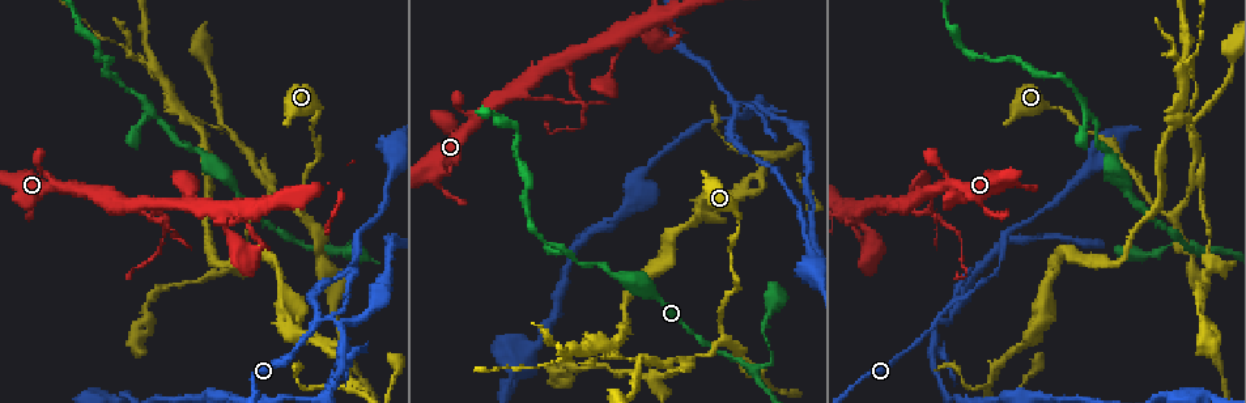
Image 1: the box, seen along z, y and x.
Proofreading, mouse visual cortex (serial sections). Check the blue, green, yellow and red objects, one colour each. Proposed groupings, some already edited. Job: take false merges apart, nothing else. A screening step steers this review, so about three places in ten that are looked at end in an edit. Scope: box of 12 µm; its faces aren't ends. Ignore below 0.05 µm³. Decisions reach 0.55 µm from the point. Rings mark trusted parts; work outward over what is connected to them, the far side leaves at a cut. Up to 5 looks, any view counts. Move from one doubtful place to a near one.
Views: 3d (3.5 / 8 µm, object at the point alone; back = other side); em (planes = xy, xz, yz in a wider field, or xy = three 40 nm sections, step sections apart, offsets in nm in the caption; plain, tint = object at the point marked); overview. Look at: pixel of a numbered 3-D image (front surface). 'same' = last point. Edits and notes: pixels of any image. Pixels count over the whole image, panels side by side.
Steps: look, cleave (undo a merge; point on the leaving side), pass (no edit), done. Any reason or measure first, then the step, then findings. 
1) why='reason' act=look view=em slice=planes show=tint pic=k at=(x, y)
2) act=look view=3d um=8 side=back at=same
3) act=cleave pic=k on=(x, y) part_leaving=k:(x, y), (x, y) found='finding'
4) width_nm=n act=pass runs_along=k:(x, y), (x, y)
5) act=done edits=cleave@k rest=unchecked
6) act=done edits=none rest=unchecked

why='a fork' act=look view=3d um=3.5 pic=1 at=(153, 111)

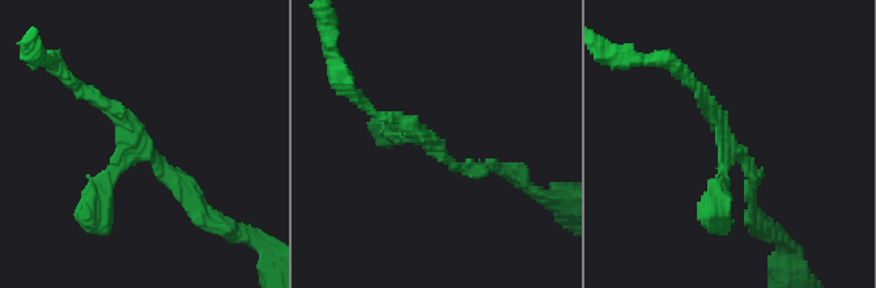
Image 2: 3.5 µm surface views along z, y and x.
why='need the tissue' act=look view=em slice=xy step=2 show=tint pic=2 at=(727, 145)

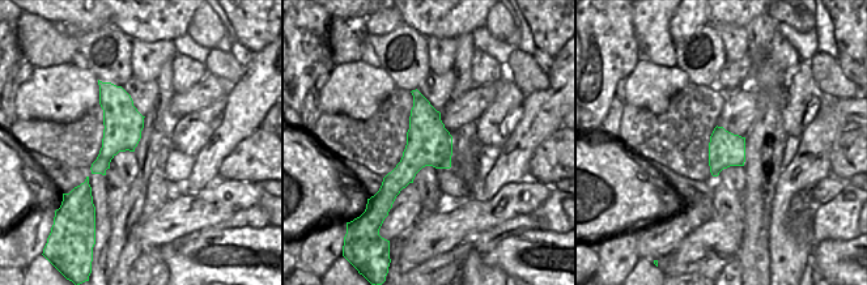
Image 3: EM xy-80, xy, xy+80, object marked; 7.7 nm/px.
act=pass runs_along=2:(196, 206), (120, 114), (84, 93) found='all the same cell'

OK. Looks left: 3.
why='three-way junction' act=look view=3d um=3.5 pic=1 at=(272, 184)

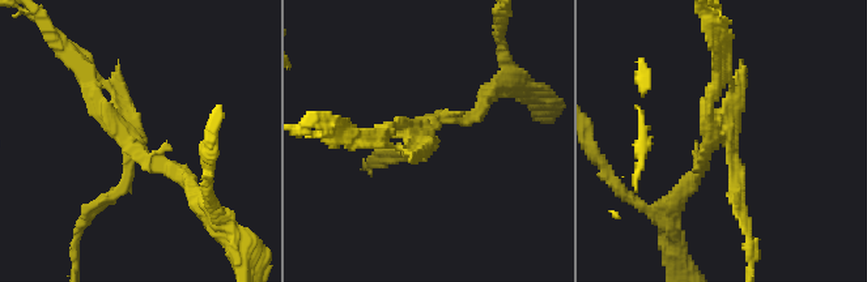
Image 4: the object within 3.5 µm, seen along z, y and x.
why='now the EM' act=look view=em slice=xy step=2 show=tint pic=4 at=(421, 132)

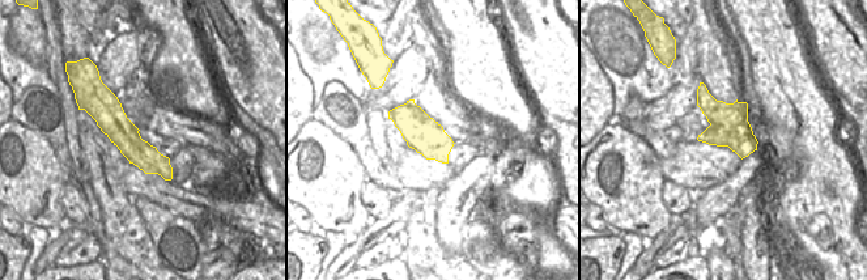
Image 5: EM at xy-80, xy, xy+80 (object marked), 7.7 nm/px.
act=cleave pic=4 on=(127, 187) border=5:(710, 123), (730, 130), (729, 145) found='a second cell is stuck on'

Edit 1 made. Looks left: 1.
act=done edits=cleave@4 rest=unchecked

